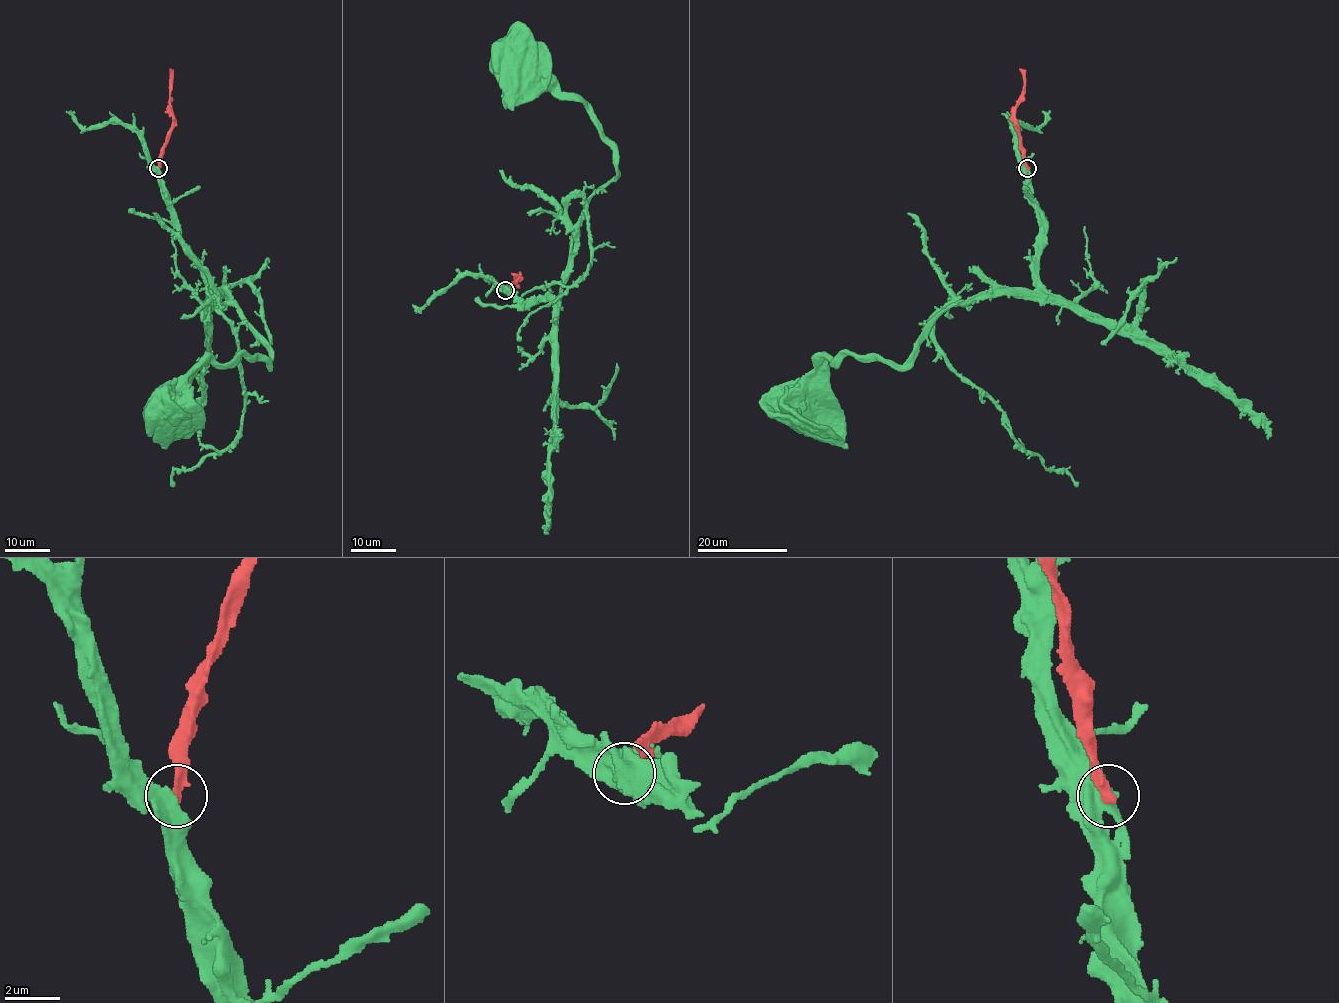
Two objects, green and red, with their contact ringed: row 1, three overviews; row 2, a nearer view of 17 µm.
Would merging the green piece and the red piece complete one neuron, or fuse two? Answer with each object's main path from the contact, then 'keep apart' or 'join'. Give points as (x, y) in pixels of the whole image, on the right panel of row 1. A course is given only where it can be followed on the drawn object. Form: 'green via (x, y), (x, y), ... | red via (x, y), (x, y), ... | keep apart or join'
green via (1028, 168), (1038, 287), (950, 305), (902, 365), (829, 358), (788, 409) | red via (1028, 168), (1014, 122), (1018, 99), (1024, 87), (1020, 69) | keep apart

